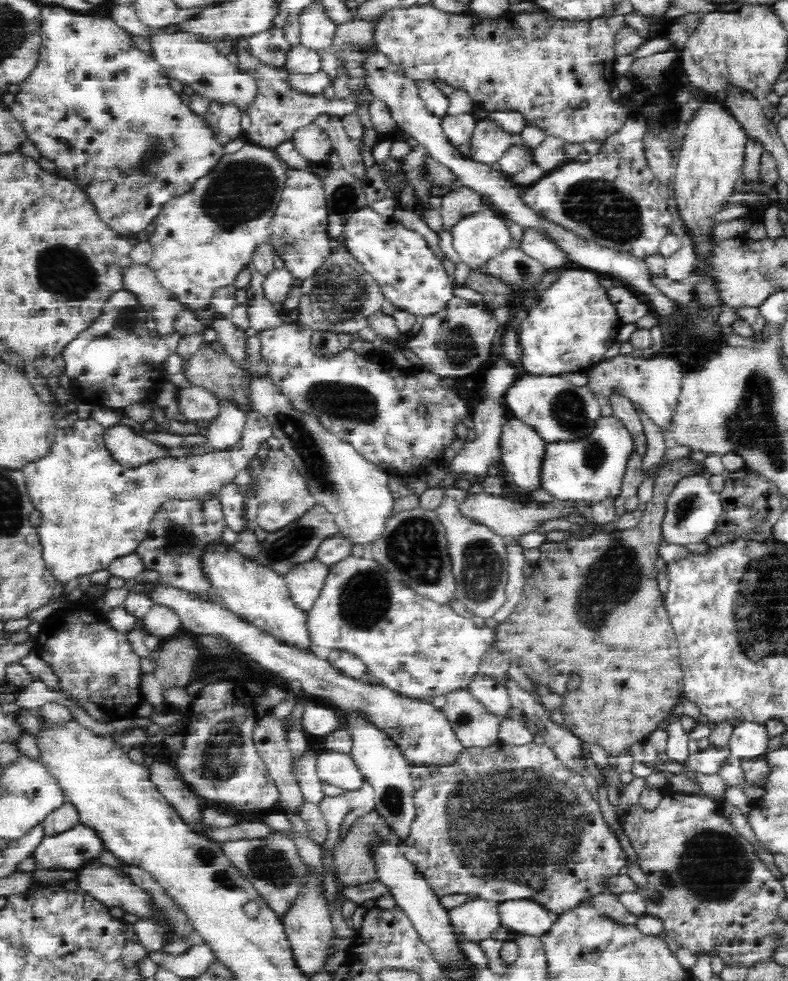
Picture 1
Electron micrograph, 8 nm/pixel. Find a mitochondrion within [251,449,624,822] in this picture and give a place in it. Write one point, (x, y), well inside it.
(413, 548)

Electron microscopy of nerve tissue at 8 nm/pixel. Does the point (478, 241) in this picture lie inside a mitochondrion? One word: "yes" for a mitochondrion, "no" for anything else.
no

